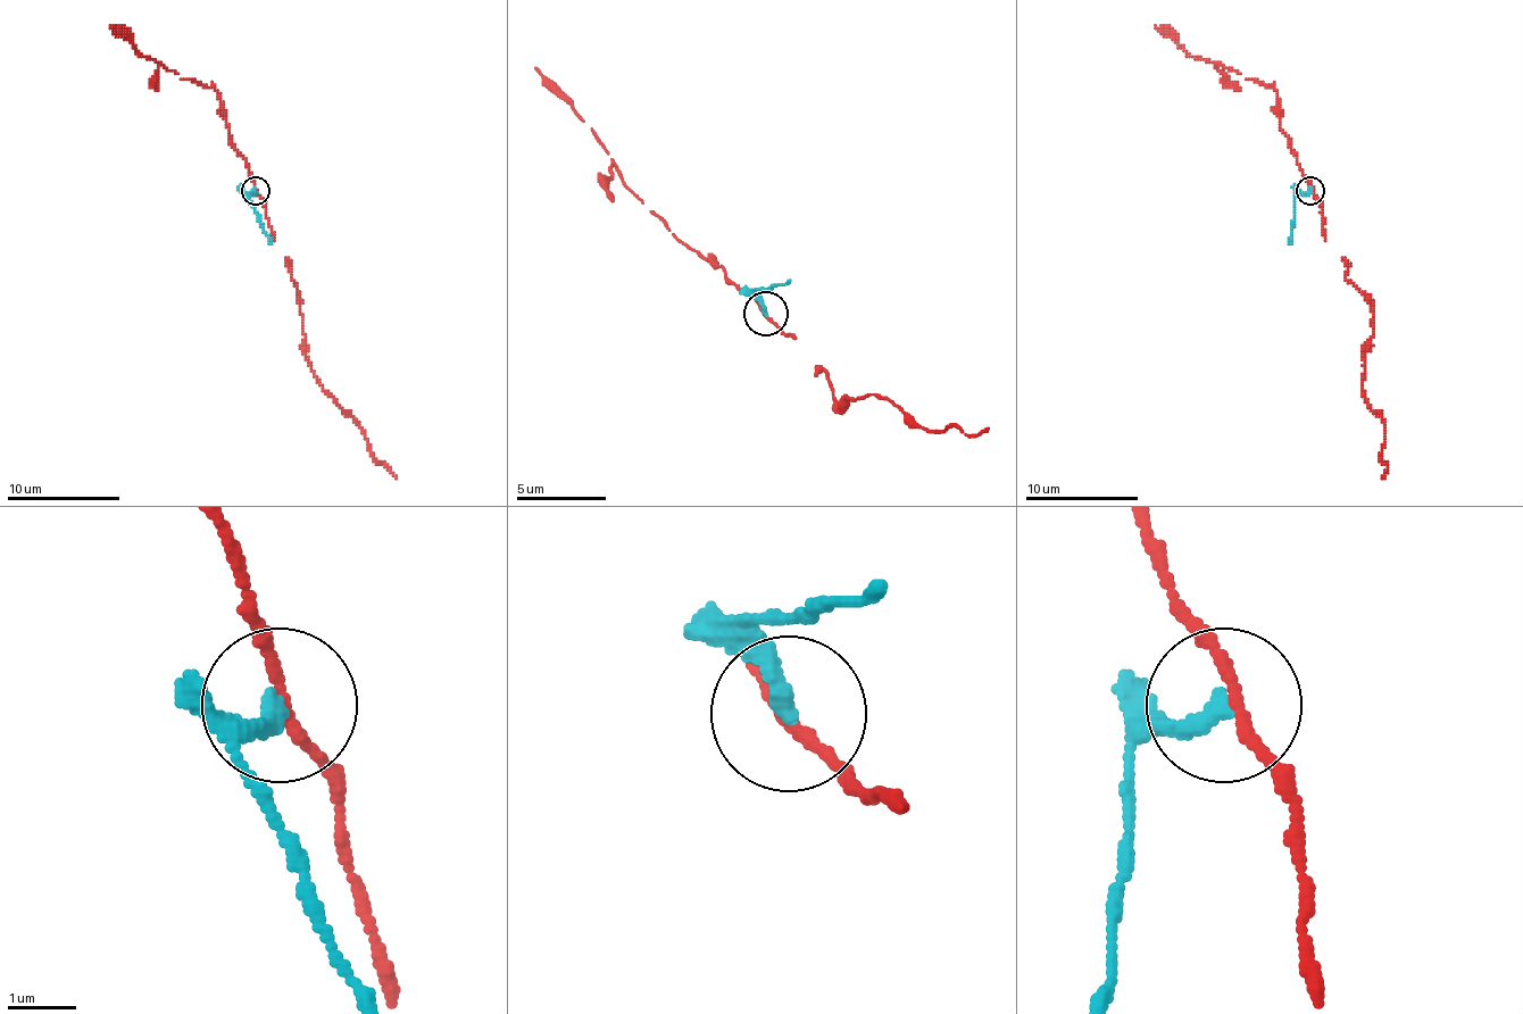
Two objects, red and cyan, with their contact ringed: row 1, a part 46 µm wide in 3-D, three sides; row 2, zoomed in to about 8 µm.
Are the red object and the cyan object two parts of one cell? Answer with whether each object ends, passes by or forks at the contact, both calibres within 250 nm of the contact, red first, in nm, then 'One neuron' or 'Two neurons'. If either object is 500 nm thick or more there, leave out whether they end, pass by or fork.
At the ring red passes by. At the ring cyan ends. Thickness 160 nm (red) against 280 nm. Two neurons

